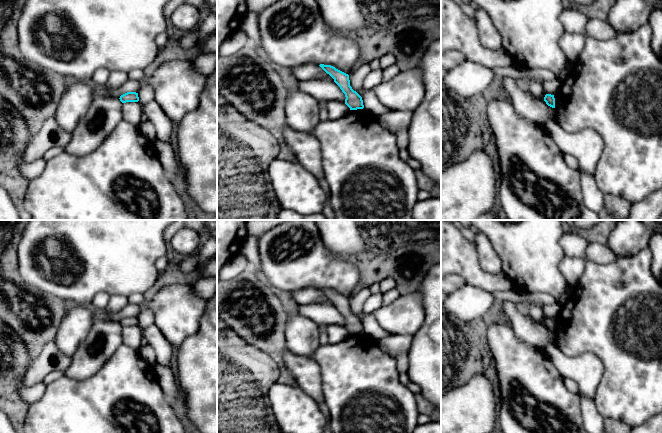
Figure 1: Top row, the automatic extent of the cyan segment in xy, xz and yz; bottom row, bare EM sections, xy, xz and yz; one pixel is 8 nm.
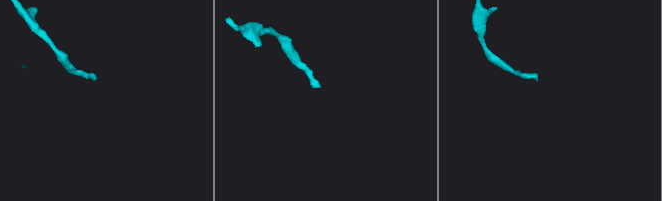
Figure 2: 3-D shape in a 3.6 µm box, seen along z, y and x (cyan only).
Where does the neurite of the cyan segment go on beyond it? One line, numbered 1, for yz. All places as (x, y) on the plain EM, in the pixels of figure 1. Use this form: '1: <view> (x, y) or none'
1: none

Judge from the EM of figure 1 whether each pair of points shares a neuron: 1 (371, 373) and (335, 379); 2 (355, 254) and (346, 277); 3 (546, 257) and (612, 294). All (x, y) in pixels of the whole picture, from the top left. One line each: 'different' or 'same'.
1: same
2: different
3: different

